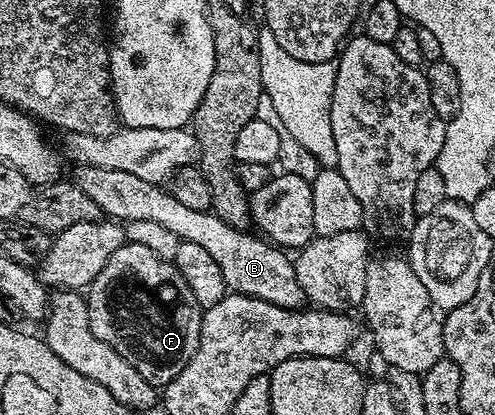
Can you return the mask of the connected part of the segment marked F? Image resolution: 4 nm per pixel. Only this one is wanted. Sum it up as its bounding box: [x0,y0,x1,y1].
[85,241,204,387]

